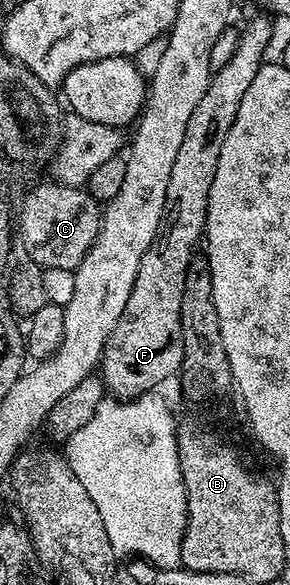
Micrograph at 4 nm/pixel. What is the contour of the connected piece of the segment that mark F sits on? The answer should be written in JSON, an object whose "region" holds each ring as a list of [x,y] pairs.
{"region":[[[269,16],[254,17],[238,34],[238,46],[228,63],[213,70],[204,99],[192,111],[188,128],[180,142],[180,152],[172,163],[172,175],[168,175],[166,212],[156,239],[148,247],[140,267],[136,271],[136,283],[132,283],[132,295],[124,303],[124,315],[116,323],[108,339],[100,362],[103,386],[110,389],[115,398],[129,399],[157,390],[161,381],[177,374],[184,359],[184,339],[180,335],[180,303],[184,299],[184,275],[196,256],[196,250],[204,237],[206,208],[212,191],[212,179],[216,179],[216,163],[220,159],[220,147],[224,147],[224,135],[240,111],[240,99],[244,99],[252,79],[266,61],[268,38],[272,36],[272,20]]]}

